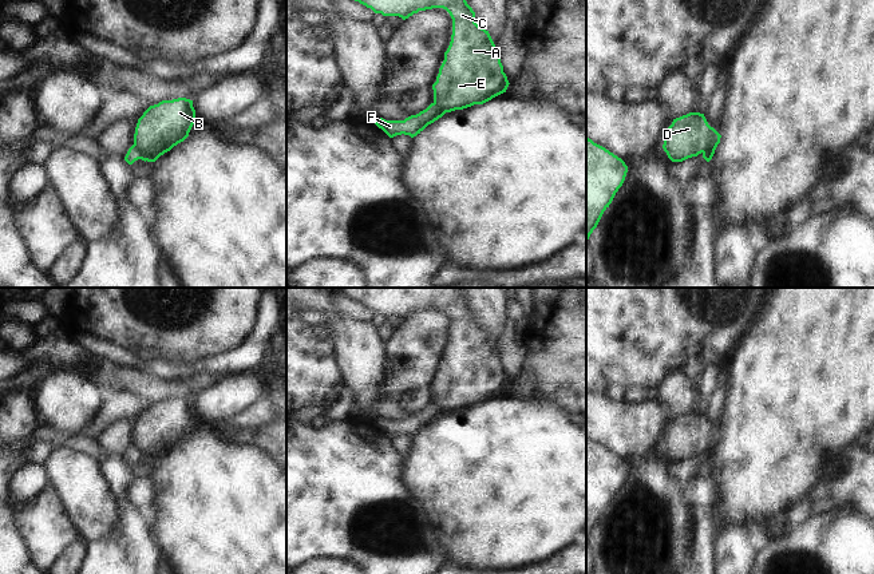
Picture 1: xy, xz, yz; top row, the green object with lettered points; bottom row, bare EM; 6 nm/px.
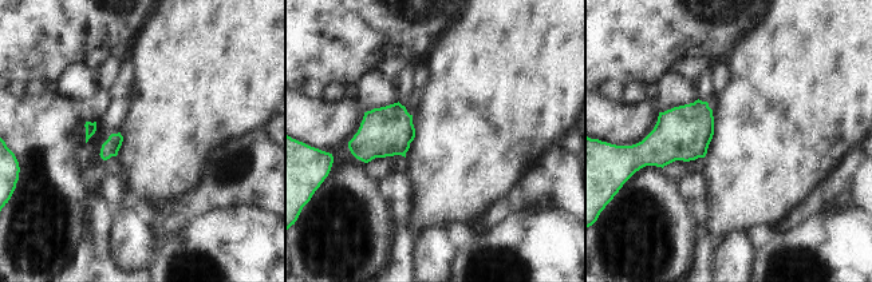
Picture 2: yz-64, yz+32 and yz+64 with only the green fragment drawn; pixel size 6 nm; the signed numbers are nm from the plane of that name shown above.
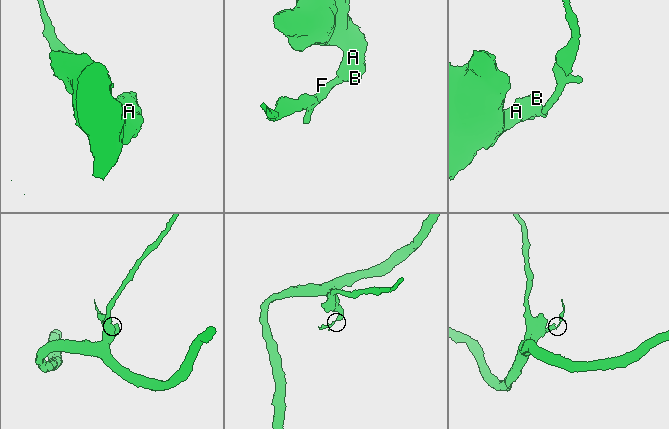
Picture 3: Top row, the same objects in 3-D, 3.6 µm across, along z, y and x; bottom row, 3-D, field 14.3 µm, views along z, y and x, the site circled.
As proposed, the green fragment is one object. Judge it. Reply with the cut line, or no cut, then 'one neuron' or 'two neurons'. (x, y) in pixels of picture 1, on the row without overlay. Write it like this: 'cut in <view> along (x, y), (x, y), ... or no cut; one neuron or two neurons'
cut in yz along (714, 428), (707, 446), (702, 451); two neurons

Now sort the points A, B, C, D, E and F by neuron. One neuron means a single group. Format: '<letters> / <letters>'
A B C D E / F

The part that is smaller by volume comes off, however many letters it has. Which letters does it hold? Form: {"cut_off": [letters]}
{"cut_off": ["F"]}

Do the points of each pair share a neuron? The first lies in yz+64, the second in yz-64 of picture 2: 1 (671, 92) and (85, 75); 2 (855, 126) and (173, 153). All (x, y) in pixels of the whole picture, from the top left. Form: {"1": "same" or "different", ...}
{"1": "same", "2": "same"}

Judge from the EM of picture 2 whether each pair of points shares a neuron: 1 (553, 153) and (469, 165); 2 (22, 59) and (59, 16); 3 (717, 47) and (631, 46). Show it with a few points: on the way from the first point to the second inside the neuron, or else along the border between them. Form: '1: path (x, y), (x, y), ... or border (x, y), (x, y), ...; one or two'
1: border (559, 139), (545, 145), (532, 157), (516, 181); two
2: path (27, 48), (48, 27); one
3: path (695, 38), (652, 38); one

